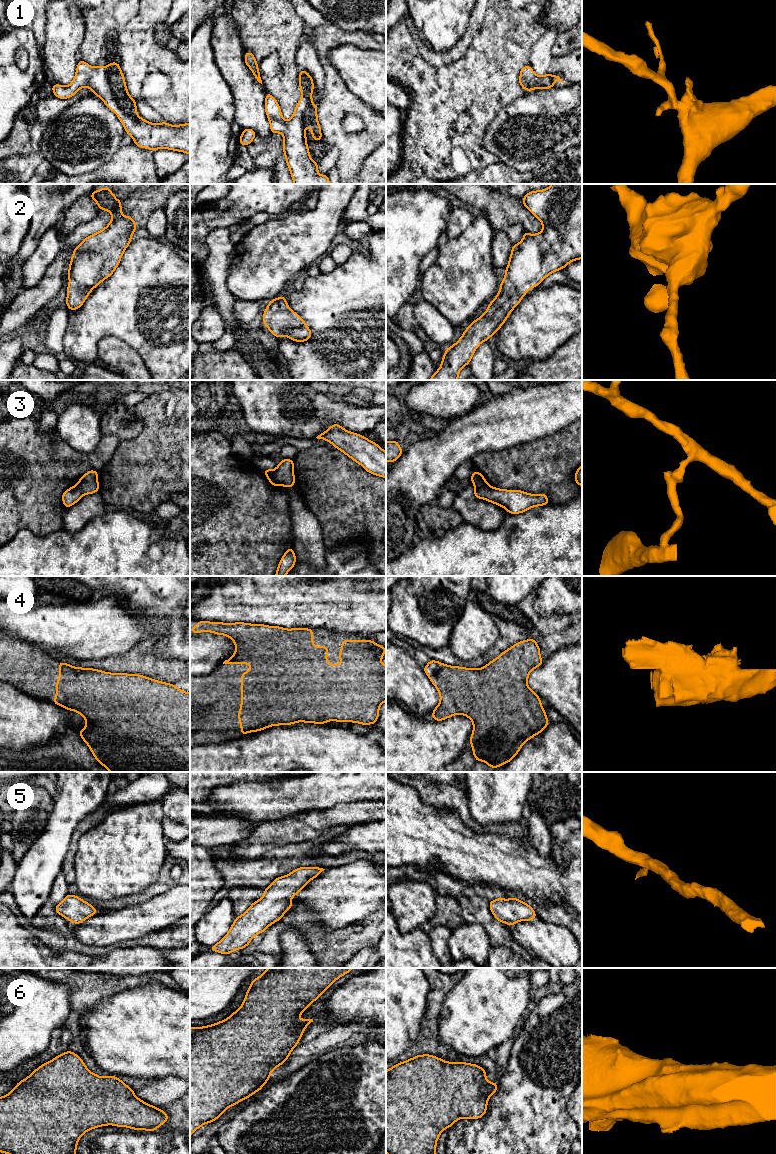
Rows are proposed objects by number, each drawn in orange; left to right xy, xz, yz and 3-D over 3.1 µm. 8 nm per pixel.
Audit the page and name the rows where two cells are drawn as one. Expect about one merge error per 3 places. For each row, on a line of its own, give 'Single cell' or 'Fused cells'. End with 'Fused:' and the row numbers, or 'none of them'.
1: Single cell
2: Single cell
3: Fused cells
4: Single cell
5: Single cell
6: Single cell
Fused: 3

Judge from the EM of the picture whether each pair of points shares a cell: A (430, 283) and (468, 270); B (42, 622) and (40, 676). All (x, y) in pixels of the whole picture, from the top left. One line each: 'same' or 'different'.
A: same
B: different

